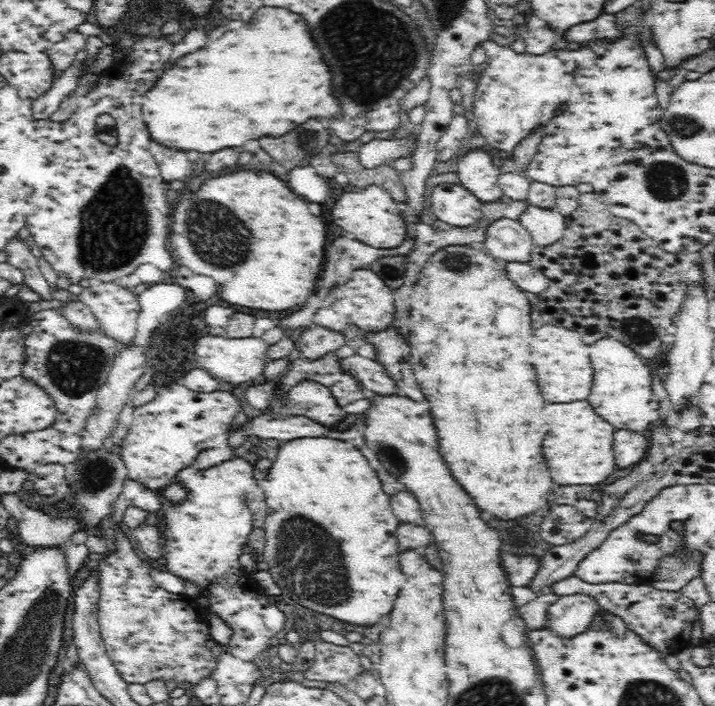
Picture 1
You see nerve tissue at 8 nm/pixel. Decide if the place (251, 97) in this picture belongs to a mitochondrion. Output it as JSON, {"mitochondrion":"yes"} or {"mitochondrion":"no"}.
{"mitochondrion":"no"}

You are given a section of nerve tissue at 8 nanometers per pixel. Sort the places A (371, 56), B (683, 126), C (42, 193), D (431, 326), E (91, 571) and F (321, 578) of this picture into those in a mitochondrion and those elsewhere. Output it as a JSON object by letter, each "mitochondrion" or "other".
{"A":"mitochondrion","B":"mitochondrion","C":"other","D":"other","E":"other","F":"mitochondrion"}

